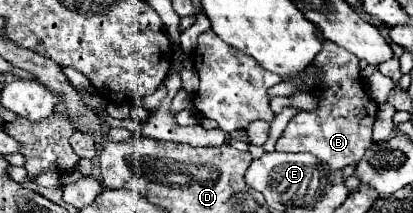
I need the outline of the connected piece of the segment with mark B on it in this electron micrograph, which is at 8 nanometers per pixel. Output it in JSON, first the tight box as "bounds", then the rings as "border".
{"bounds":[276,38,378,170],"border":[[[322,38],[322,50],[316,56],[314,64],[308,66],[308,72],[322,70],[320,84],[314,88],[320,92],[316,98],[320,108],[312,112],[300,110],[284,128],[282,136],[276,142],[278,152],[310,152],[330,170],[342,170],[348,164],[356,164],[364,152],[372,146],[372,126],[376,120],[378,106],[366,94],[358,58],[348,50],[342,50],[330,40]]]}

